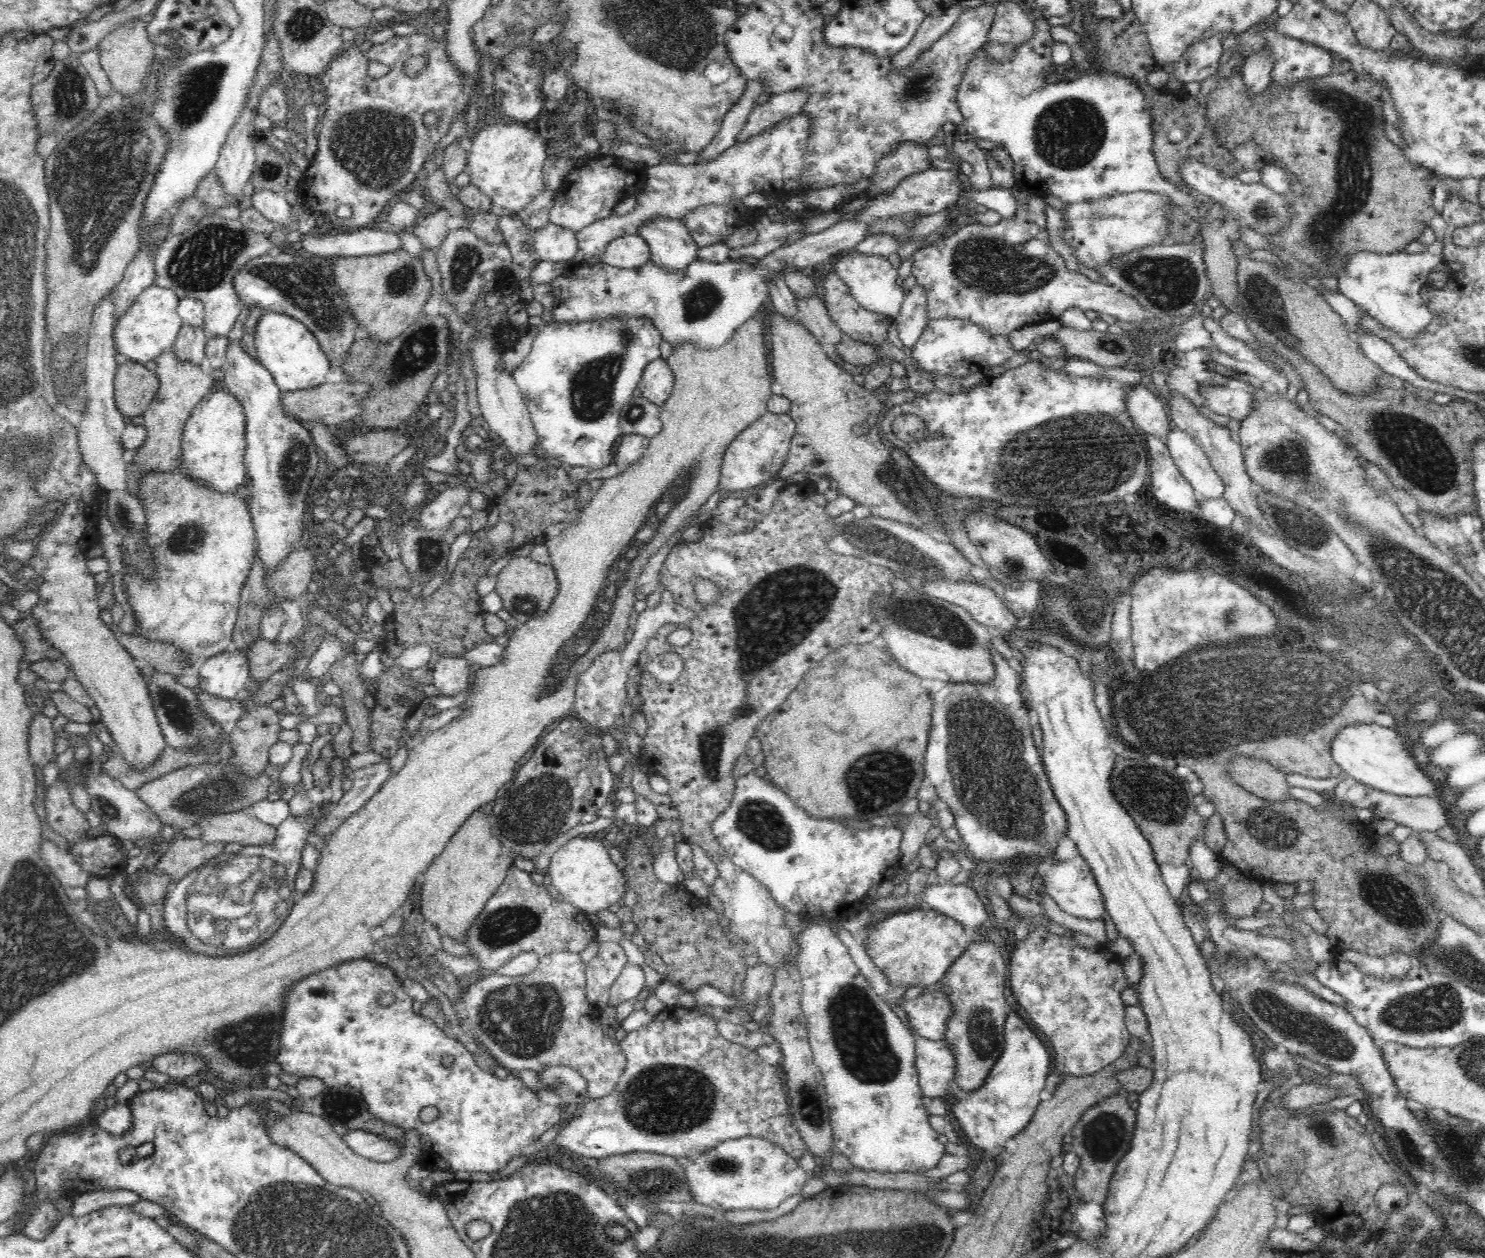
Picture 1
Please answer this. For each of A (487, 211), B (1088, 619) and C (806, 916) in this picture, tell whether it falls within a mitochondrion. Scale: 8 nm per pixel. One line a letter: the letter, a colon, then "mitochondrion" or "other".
A: other
B: mitochondrion
C: other

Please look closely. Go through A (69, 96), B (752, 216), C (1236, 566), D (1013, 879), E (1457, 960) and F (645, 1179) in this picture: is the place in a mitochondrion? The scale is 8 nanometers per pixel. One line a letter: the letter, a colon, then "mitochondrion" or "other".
A: mitochondrion
B: other
C: other
D: other
E: mitochondrion
F: mitochondrion

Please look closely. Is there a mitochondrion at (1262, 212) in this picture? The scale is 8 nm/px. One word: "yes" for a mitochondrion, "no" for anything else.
yes

